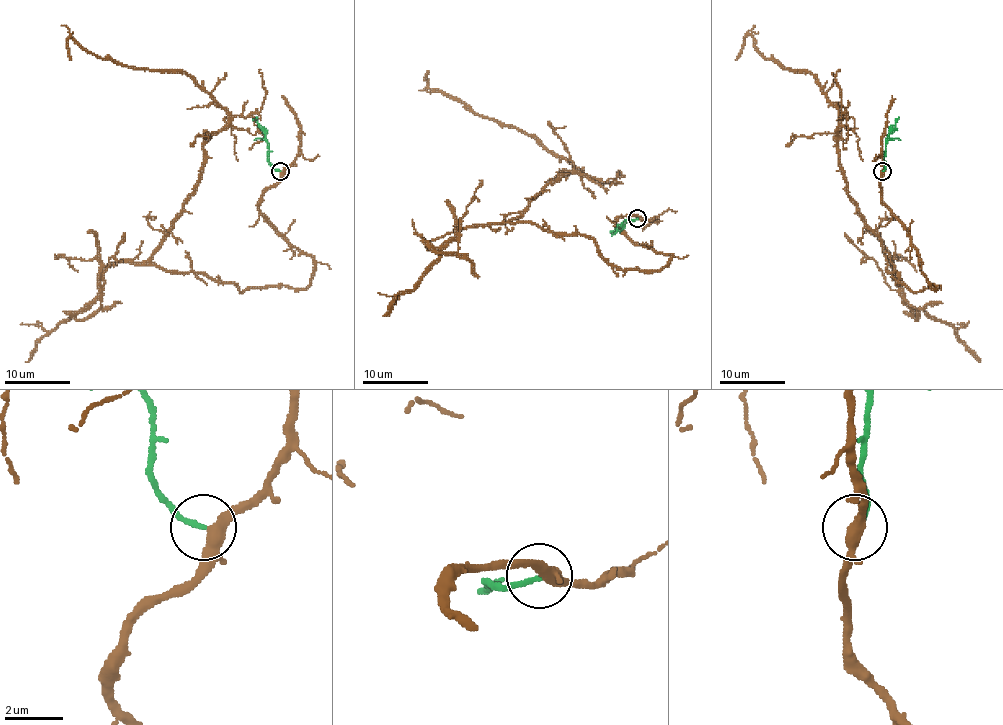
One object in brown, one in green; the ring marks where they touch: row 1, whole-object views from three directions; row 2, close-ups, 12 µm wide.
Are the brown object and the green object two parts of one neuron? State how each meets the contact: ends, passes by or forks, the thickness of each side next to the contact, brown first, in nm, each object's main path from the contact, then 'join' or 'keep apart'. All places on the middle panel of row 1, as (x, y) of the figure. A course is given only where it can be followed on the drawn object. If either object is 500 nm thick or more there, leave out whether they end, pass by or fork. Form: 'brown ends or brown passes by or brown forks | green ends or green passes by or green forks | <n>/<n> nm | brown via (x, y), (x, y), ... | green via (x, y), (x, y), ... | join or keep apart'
brown forks | green ends | 300/160 nm | brown via (638, 218), (616, 224), (662, 268), (509, 221), (585, 175), (428, 71) | green via (638, 218), (626, 219), (613, 234) | join

